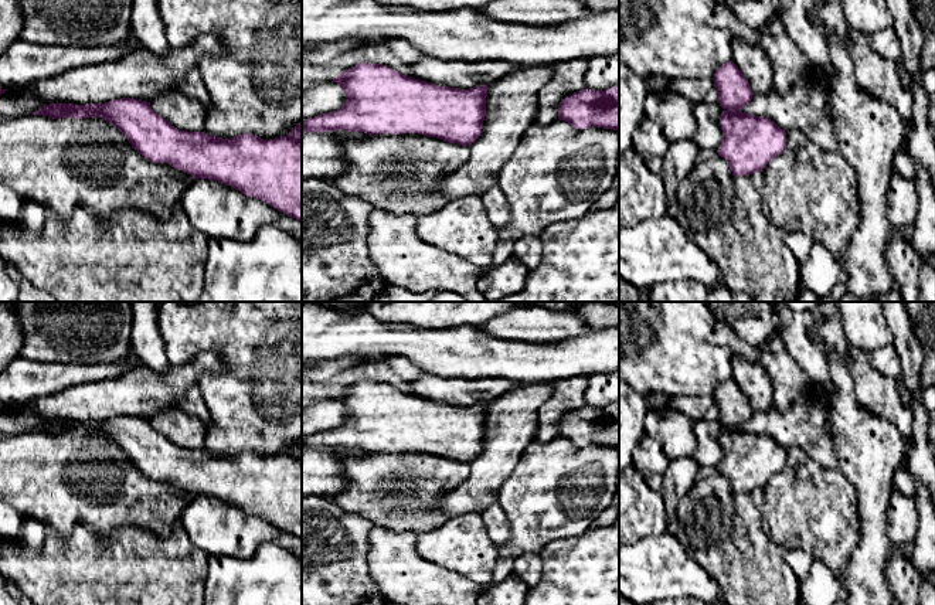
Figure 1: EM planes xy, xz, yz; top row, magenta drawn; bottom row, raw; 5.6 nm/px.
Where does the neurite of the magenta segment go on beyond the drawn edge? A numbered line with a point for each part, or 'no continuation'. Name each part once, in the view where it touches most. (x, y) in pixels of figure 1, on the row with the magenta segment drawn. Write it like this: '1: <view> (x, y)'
no continuation

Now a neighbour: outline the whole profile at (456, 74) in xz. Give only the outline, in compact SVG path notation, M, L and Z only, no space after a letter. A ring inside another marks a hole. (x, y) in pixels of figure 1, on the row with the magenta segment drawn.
M425 55L418 62L409 64L409 68L415 79L439 86L470 89L480 85L489 86L523 67L509 61L449 61Z

